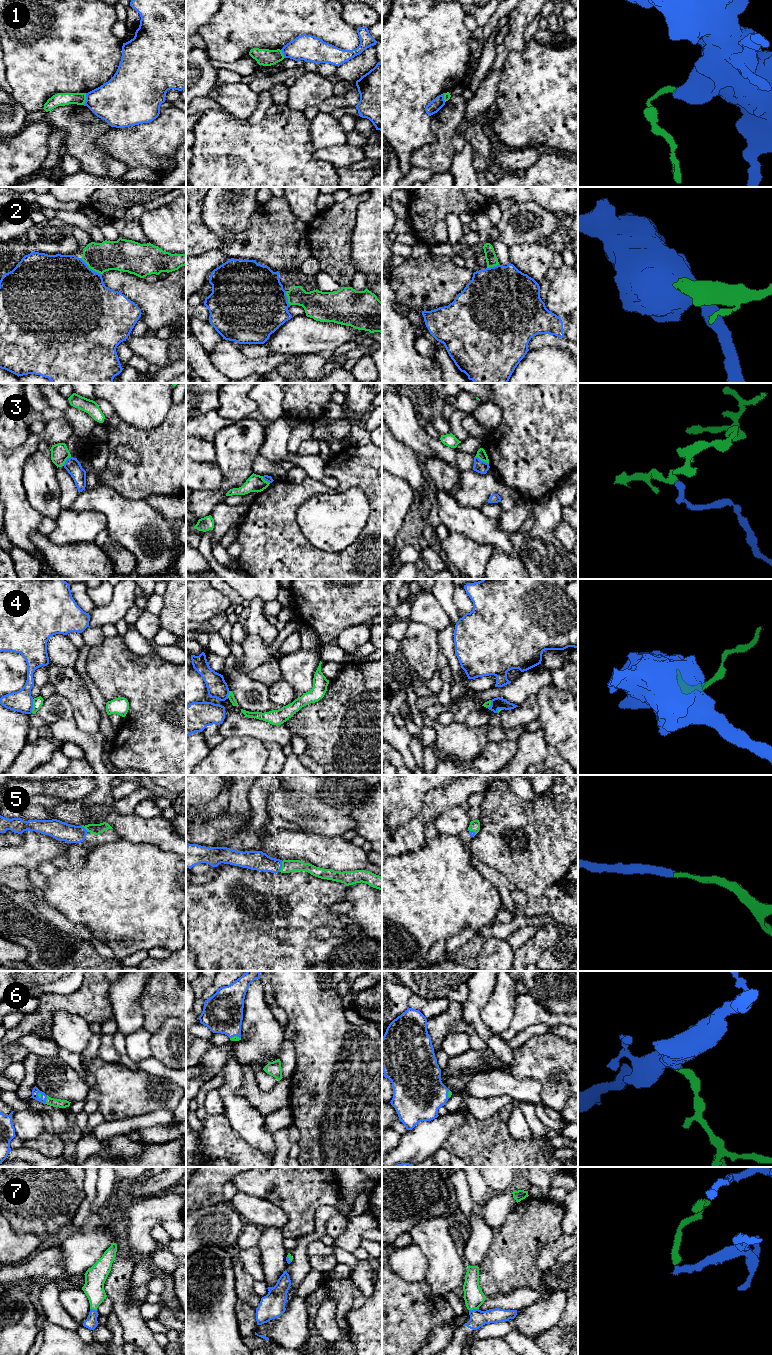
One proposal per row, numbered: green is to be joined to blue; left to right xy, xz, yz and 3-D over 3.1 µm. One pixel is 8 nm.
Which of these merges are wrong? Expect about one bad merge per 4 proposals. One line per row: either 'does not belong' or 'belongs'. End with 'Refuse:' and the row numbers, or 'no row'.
1: does not belong
2: belongs
3: does not belong
4: does not belong
5: belongs
6: belongs
7: belongs
Refuse: 1, 3, 4

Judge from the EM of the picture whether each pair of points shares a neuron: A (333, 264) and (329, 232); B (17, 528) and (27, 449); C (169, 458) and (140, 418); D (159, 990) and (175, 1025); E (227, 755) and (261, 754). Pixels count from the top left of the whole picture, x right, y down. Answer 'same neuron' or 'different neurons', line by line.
A: same neuron
B: same neuron
C: different neurons
D: different neurons
E: same neuron

